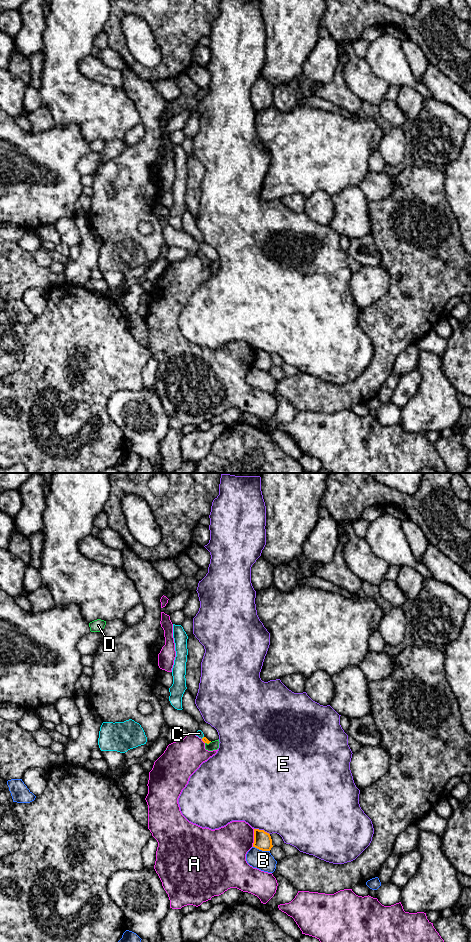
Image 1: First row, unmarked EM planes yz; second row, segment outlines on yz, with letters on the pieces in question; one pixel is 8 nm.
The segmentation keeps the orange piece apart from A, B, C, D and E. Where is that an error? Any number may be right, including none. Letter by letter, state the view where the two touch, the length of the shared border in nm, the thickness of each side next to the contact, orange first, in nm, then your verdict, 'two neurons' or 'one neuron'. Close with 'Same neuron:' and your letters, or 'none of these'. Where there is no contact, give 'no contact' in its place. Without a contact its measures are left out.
A: contact in yz; length 140 nm; calibres 140 and 340 nm; two neurons
B: contact in yz; length 140 nm; calibres 140 and 160 nm; two neurons
C: no contact; two neurons
D: contact in yz; length 50 nm; calibres 50 and 80 nm; two neurons
E: contact in yz; length 140 nm; calibres 140 and 500 nm; two neurons
Same neuron: none of these

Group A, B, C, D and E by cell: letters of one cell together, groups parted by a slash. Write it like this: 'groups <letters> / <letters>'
groups A / B / C / D / E

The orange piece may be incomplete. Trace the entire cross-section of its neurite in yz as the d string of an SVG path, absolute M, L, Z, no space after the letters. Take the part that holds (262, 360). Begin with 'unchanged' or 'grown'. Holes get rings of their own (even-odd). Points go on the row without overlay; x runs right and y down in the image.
unchanged; M254 349L253 367L262 371L270 371L273 367L270 354L264 350Z

